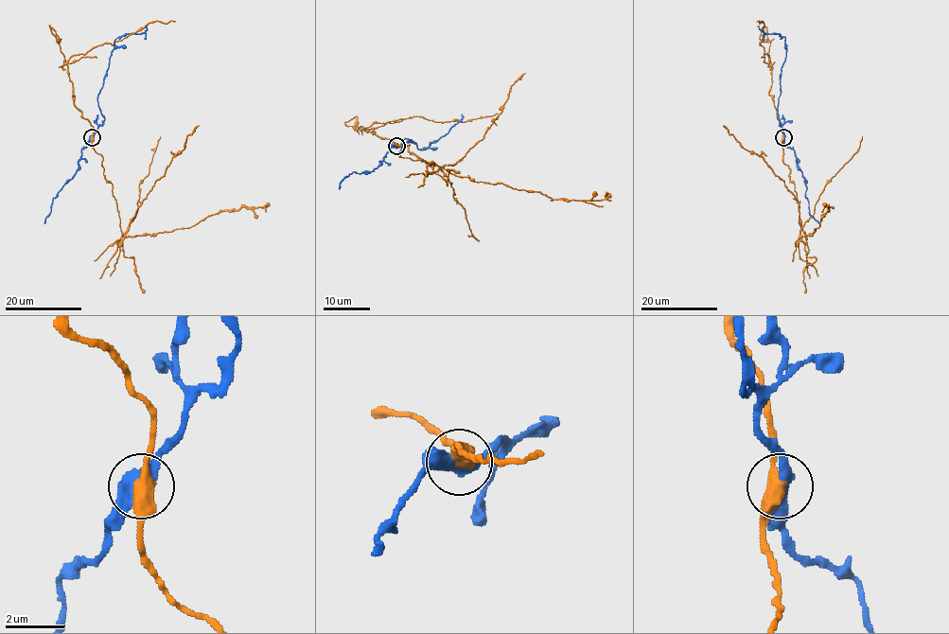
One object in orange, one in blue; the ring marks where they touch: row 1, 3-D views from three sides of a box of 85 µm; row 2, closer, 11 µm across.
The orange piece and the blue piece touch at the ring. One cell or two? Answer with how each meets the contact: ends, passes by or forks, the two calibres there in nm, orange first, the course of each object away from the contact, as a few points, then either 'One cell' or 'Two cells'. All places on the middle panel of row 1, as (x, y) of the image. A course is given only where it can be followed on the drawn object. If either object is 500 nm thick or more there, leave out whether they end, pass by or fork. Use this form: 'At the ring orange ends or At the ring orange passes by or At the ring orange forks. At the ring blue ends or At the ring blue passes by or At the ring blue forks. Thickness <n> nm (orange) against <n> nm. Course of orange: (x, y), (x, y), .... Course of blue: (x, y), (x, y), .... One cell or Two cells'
At the ring orange passes by. At the ring blue passes by. Thickness 460 nm (orange) against 480 nm. Course of orange: (395, 146), (410, 145), (410, 153), (430, 167), (454, 164), (483, 137), (509, 97), (510, 88), (525, 73). Course of blue: (395, 146), (411, 140), (404, 139), (415, 143), (419, 149), (427, 148), (457, 123), (462, 114). Two cells

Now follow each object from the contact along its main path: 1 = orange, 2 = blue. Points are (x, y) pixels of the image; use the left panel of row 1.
1: (92, 137), (92, 146), (103, 159), (105, 179), (113, 185), (120, 229), (125, 234), (140, 202), (199, 125)
2: (92, 137), (104, 119), (97, 96), (103, 86), (114, 40), (128, 33), (142, 33), (146, 26)

